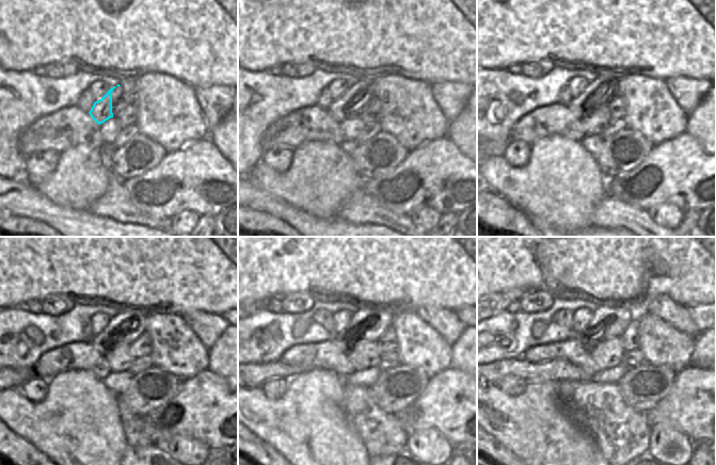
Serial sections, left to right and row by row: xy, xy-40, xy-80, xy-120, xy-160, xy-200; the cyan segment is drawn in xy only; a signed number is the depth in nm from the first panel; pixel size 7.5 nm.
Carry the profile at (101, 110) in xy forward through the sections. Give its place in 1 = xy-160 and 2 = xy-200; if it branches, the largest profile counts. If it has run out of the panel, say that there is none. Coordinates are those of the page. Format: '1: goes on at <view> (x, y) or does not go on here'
1: goes on at xy-160 (366, 325)
2: goes on at xy-200 (606, 323)

